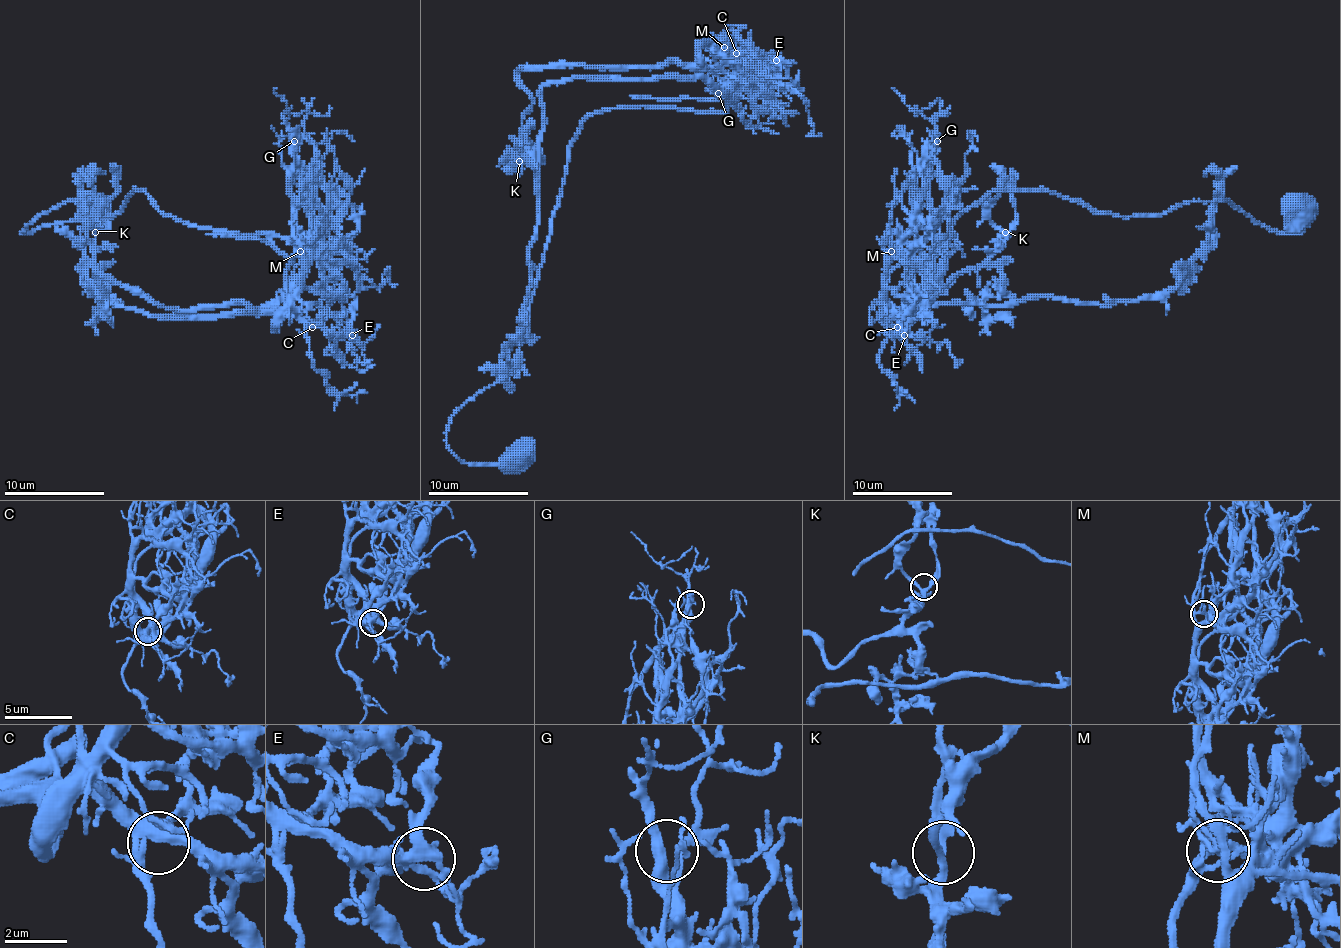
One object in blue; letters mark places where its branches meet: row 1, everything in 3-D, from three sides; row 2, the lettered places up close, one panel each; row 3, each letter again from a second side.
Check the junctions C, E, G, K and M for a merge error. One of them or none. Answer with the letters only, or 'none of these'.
M

